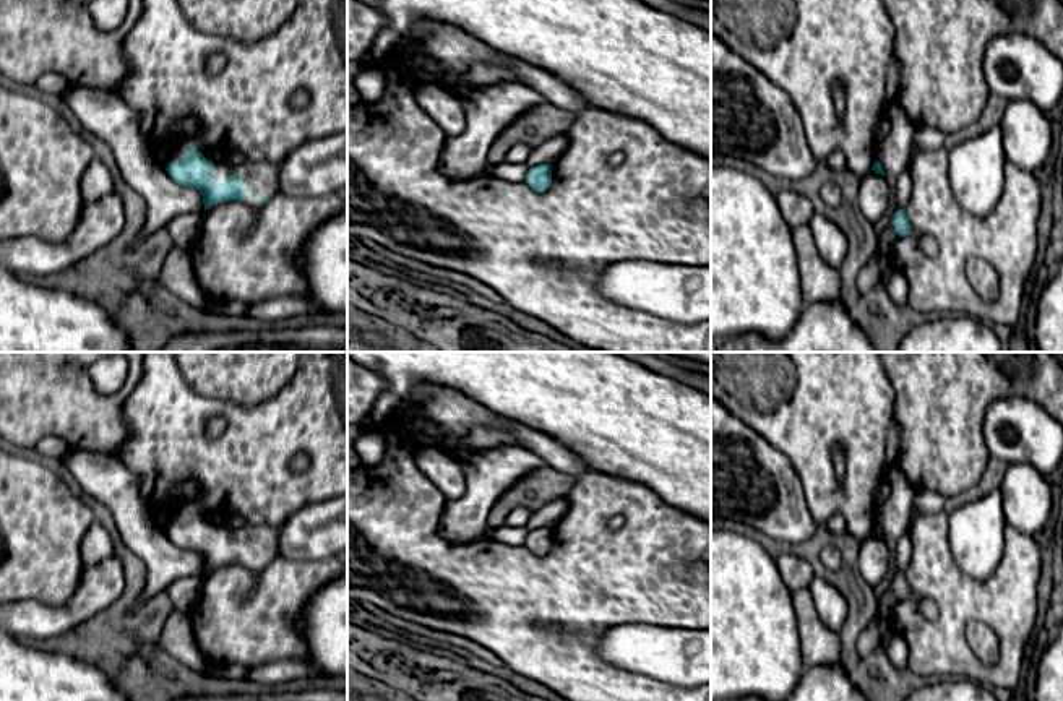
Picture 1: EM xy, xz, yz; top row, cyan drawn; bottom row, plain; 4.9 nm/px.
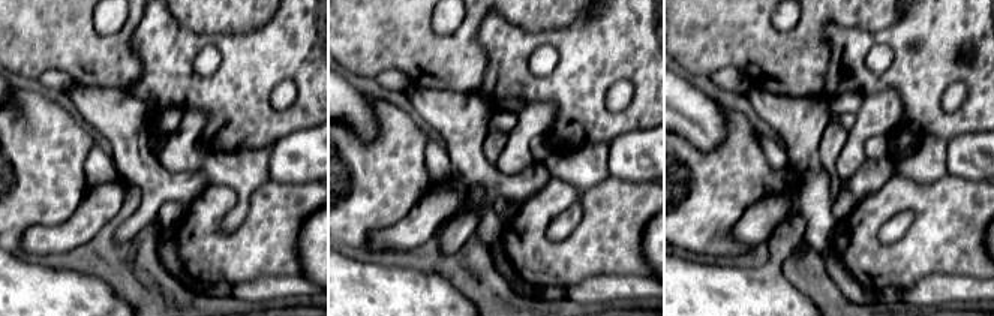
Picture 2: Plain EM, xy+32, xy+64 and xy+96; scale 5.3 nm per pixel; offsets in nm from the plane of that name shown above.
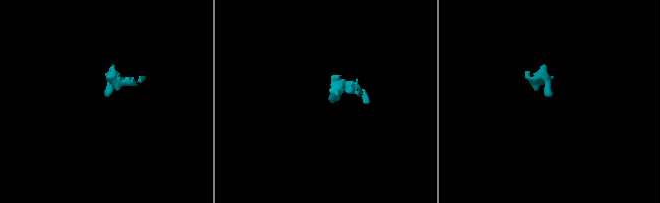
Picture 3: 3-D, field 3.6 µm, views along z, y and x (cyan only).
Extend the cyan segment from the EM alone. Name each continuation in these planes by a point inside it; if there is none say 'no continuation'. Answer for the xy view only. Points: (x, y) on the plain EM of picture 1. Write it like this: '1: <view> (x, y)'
1: xy (187, 507)
2: xy (260, 541)

